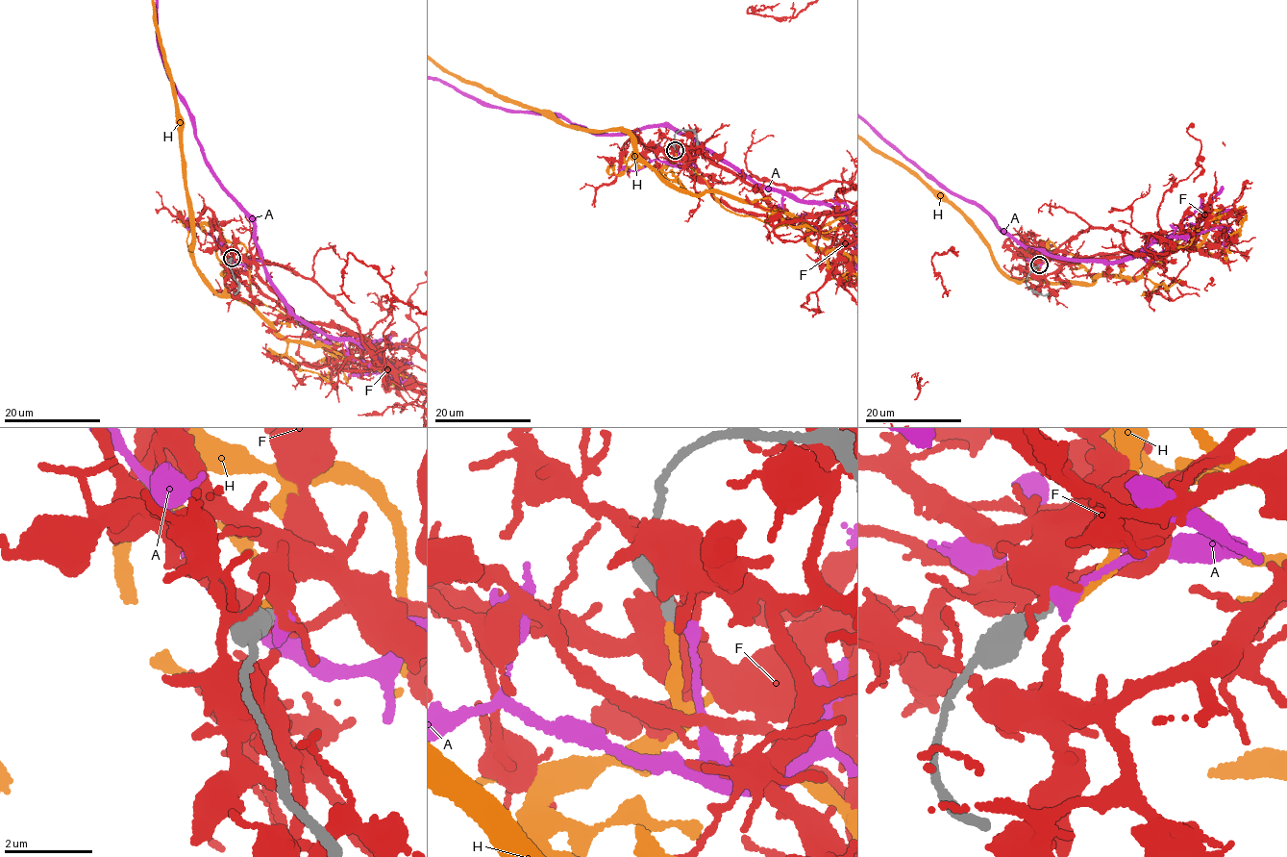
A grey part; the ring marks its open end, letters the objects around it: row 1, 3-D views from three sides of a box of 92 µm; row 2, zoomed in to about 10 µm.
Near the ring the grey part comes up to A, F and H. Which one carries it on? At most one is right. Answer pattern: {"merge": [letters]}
{"merge": ["H"]}

